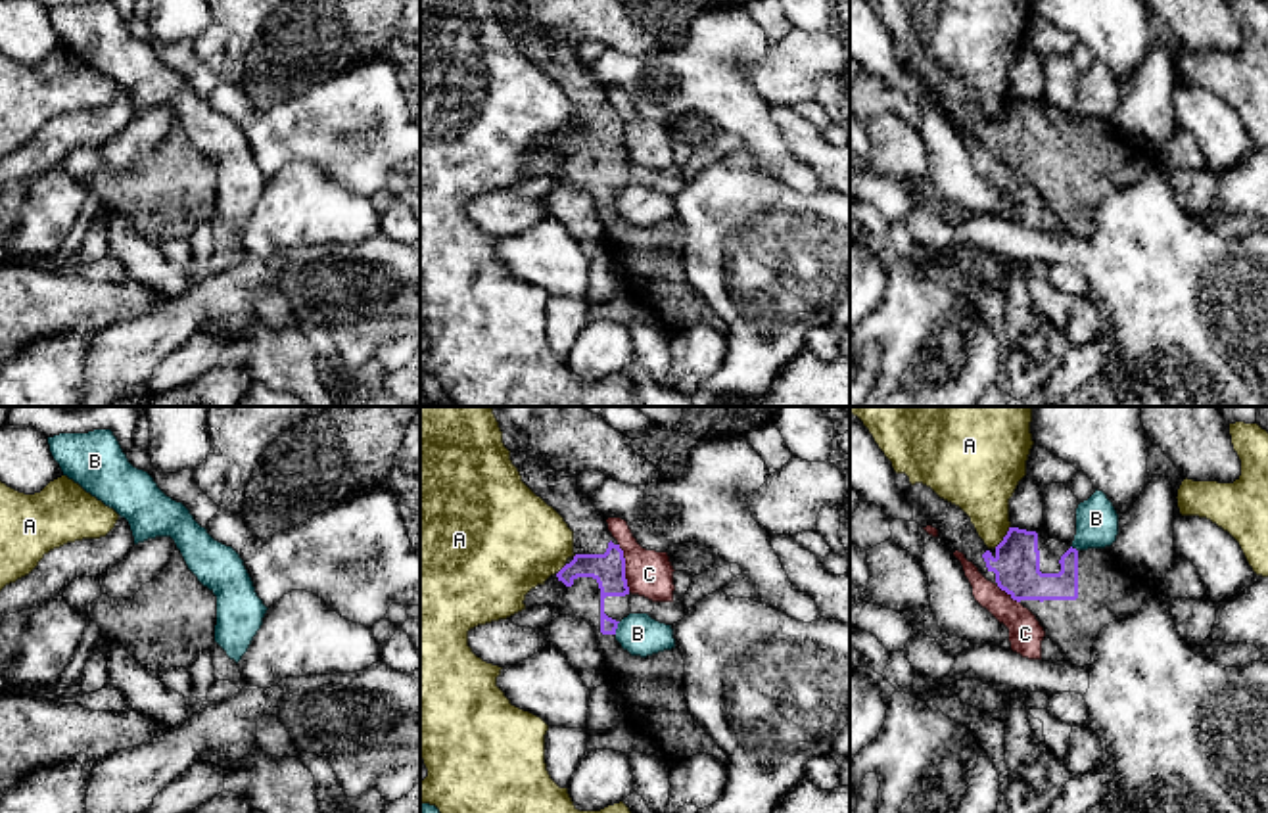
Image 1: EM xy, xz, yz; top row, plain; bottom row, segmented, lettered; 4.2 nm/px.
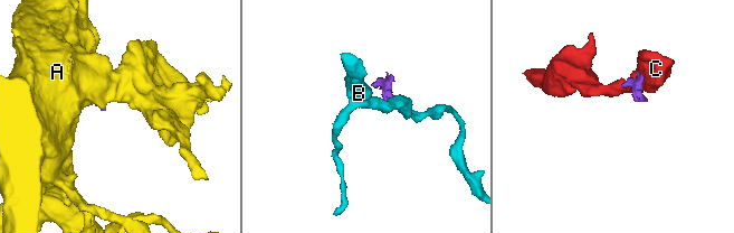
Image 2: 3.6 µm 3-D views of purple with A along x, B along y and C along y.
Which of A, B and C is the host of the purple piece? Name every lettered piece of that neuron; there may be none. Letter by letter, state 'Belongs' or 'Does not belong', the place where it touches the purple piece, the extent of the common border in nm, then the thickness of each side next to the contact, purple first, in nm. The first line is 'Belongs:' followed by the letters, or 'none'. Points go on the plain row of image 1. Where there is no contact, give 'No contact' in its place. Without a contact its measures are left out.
Belongs: none
A: Does not belong. Touches purple at yz (1004, 108). Shared border 120 nm. Thickness 190 nm (purple) against 280 nm
B: Does not belong. Touches purple at xz (616, 198). Shared border 60 nm. Thickness 140 nm (purple) against 170 nm
C: Does not belong. Touches purple at xz (624, 139). Shared border 220 nm. Thickness 140 nm (purple) against 200 nm

